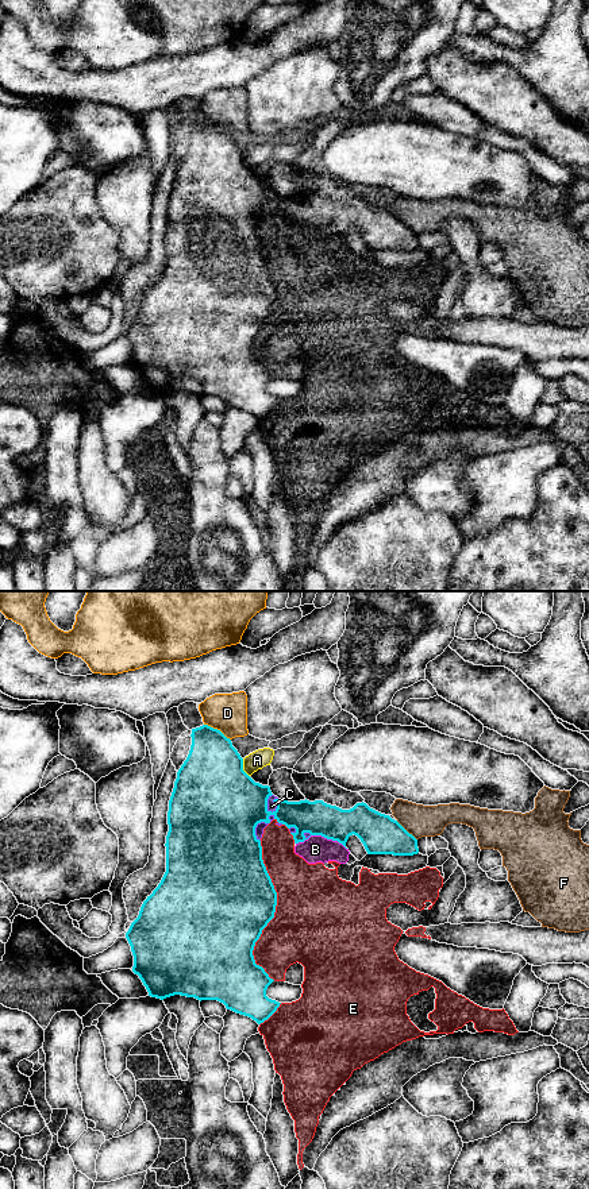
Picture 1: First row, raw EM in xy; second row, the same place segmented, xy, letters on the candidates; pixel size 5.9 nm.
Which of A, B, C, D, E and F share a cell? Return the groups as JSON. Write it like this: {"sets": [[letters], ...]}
{"sets": [["A"], ["B", "C", "E"], ["D"], ["F"]]}

